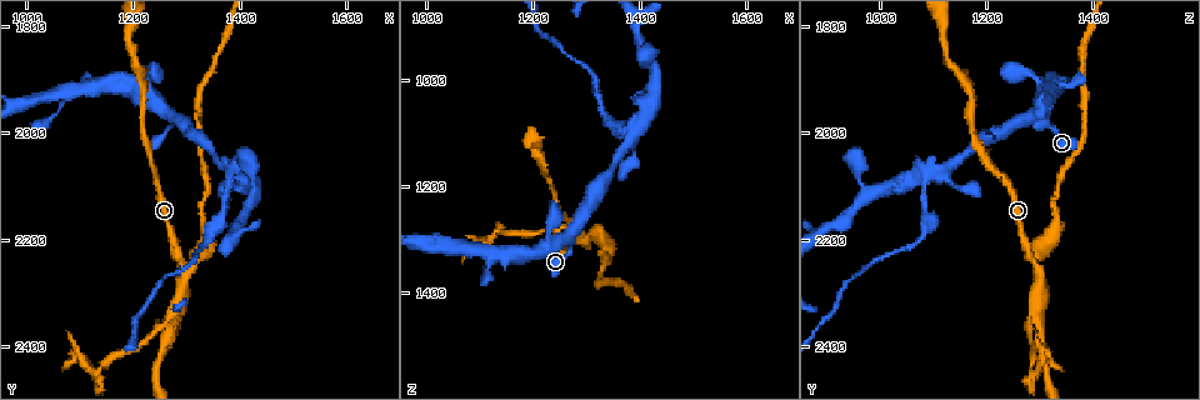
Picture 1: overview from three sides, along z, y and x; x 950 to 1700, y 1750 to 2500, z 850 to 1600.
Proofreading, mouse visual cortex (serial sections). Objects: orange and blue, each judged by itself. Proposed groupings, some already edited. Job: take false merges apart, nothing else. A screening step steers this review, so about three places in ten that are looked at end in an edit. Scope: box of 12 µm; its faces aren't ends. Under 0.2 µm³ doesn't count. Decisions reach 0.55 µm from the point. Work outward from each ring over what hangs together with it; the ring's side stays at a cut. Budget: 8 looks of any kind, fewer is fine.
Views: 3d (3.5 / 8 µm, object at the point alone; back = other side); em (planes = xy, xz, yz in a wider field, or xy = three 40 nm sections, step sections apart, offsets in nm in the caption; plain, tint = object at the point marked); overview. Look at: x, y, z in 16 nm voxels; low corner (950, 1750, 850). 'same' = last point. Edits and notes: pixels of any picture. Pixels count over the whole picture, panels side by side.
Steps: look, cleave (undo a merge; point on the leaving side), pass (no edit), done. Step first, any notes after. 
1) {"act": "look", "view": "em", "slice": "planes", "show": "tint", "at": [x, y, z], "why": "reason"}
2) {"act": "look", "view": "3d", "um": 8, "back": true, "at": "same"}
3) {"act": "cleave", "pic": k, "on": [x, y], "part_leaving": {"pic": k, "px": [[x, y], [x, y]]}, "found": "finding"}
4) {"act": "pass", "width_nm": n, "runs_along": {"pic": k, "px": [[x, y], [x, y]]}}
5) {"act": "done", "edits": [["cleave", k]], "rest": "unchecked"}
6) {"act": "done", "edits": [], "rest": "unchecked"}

{"act": "look", "view": "em", "slice": "xy", "step": 2, "show": "tint", "at": [1275, 2335, 1290], "why": "arms run side by side"}

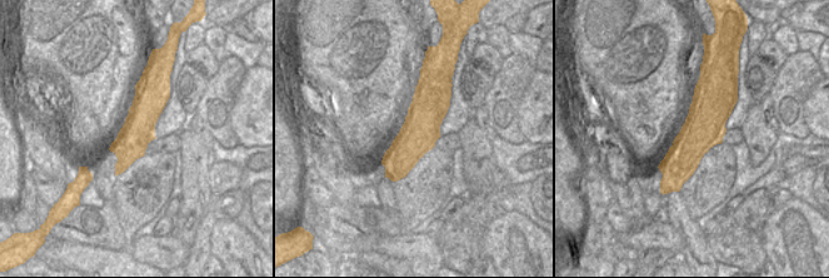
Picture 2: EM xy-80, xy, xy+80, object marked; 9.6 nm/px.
{"act": "look", "view": "3d", "um": 3.5, "back": true, "at": "same", "why": "see where the arms go"}

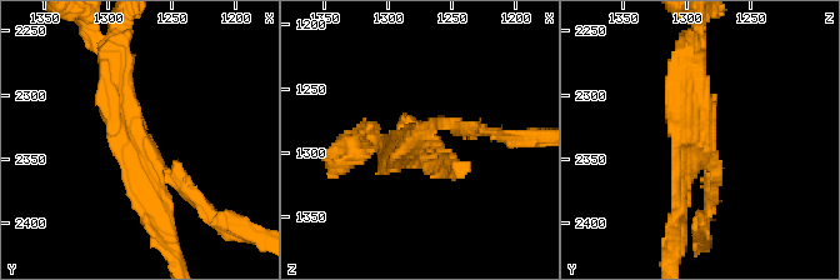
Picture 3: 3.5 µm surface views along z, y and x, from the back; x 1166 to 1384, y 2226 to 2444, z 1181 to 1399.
{"act": "cleave", "pic": 3, "on": [344, 155], "arm_widths_nm": [200, 200, 350], "found": "a second cell is stuck on"}

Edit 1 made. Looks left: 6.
{"act": "look", "view": "3d", "um": 3.5, "back": true, "at": [1395, 2075, 1090], "why": "thin arm on a thick one"}

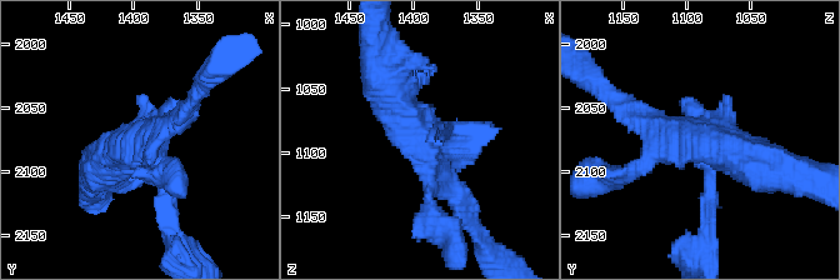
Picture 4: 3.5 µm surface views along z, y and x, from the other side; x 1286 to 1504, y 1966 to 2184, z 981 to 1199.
{"act": "look", "view": "em", "slice": "xy", "step": 1, "show": "tint", "at": [1388, 2076, 1090], "why": "shape alone is not enough"}

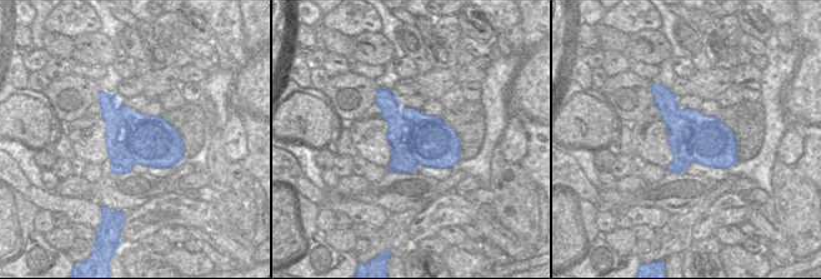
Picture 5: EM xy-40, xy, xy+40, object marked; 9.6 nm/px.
{"act": "cleave", "pic": 4, "on": [168, 213], "part_leaving": {"pic": 4, "px": [[708, 171], [710, 205], [701, 259]]}, "found": "two cells meet here"}

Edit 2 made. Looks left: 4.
{"act": "look", "view": "overview"}

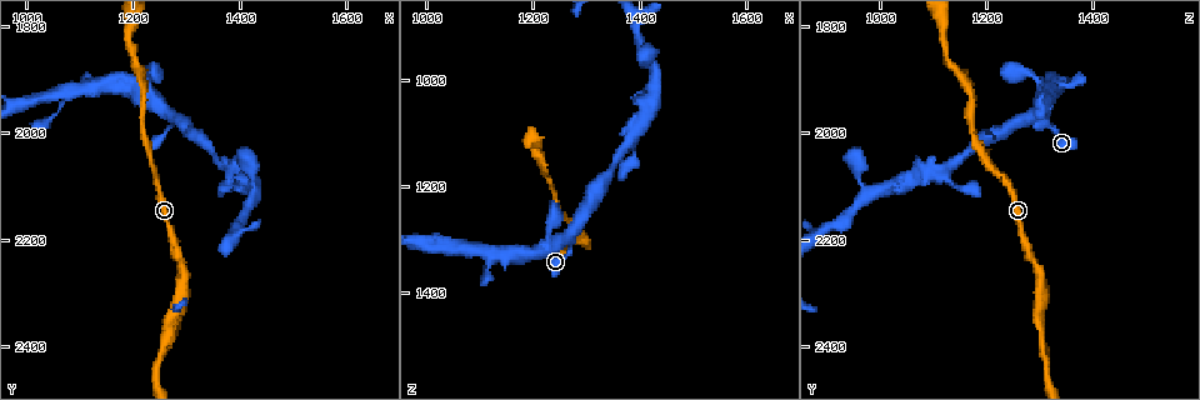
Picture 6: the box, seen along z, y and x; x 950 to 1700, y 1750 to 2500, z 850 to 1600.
{"act": "look", "view": "3d", "um": 3.5, "at": [1430, 2115, 980], "why": "abrupt turn"}

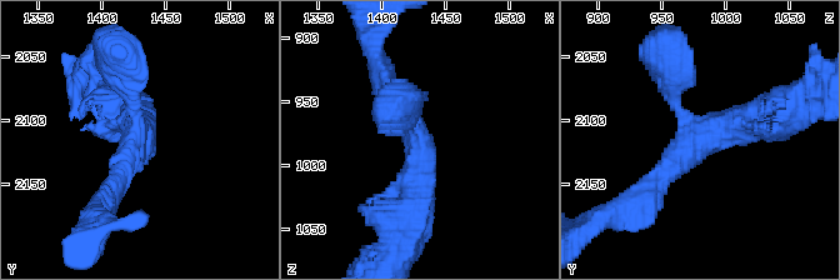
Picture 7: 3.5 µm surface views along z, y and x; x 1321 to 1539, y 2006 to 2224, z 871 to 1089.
{"act": "look", "view": "em", "slice": "xy", "step": 2, "show": "tint", "at": [1430, 2116, 978], "why": "now the EM"}

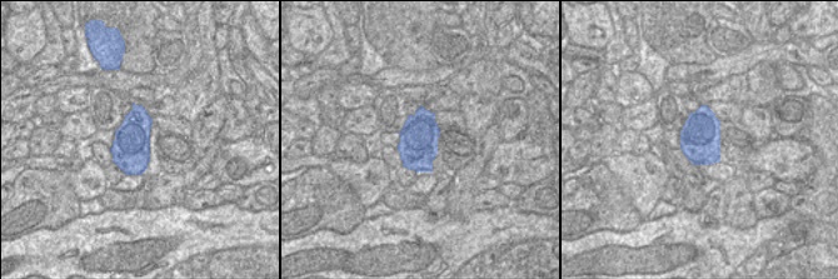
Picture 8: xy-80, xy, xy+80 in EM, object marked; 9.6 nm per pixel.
{"act": "pass", "runs_along": {"pic": 7, "px": [[771, 116], [698, 139], [646, 196]]}, "found": "all the same cell"}

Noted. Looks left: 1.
{"act": "done", "edits": [["cleave", 3], ["cleave", 4]], "rest": "unchecked"}

